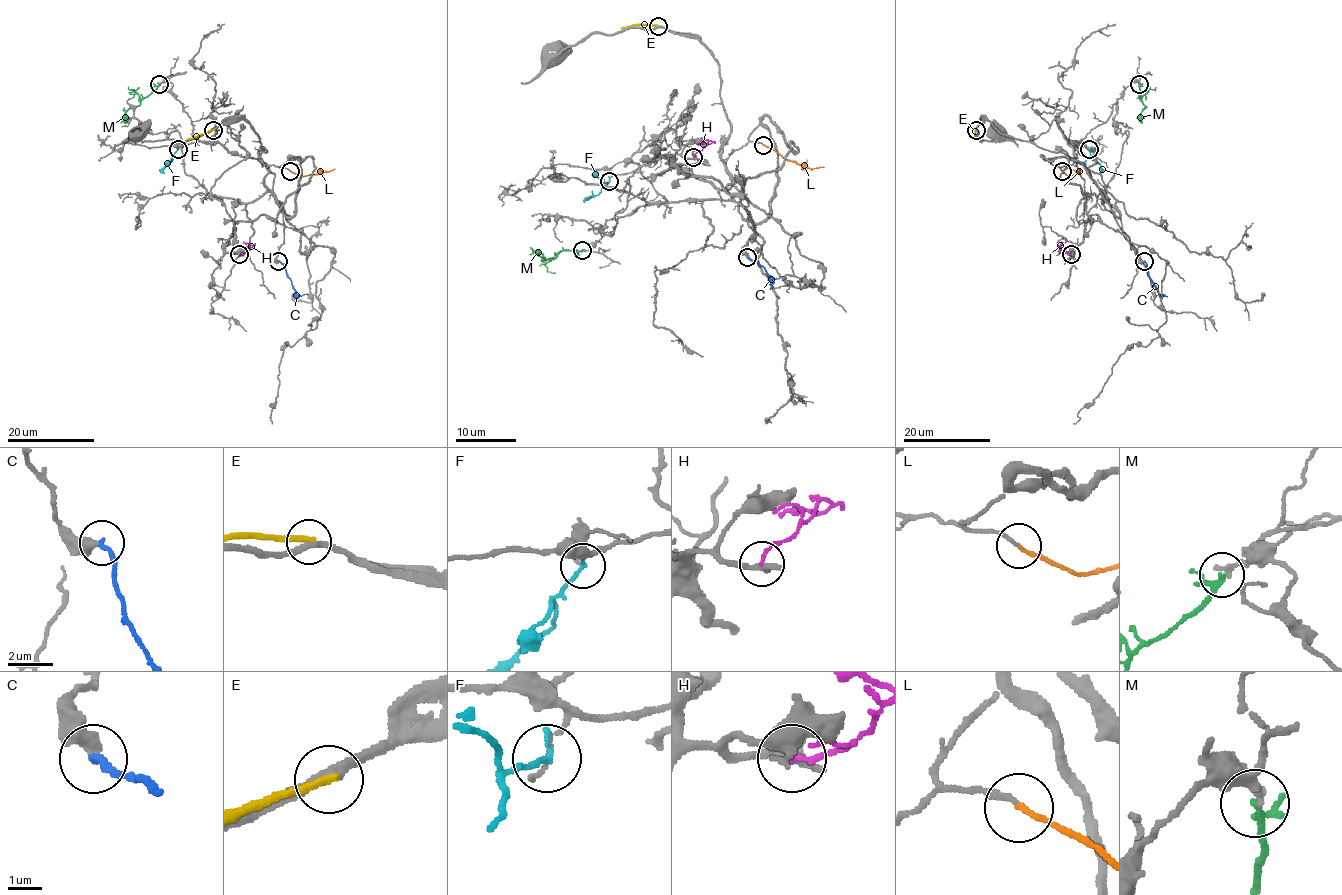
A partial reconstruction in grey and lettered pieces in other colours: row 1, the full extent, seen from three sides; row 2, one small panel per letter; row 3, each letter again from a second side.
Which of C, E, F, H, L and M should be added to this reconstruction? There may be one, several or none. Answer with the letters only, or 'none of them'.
C, L

